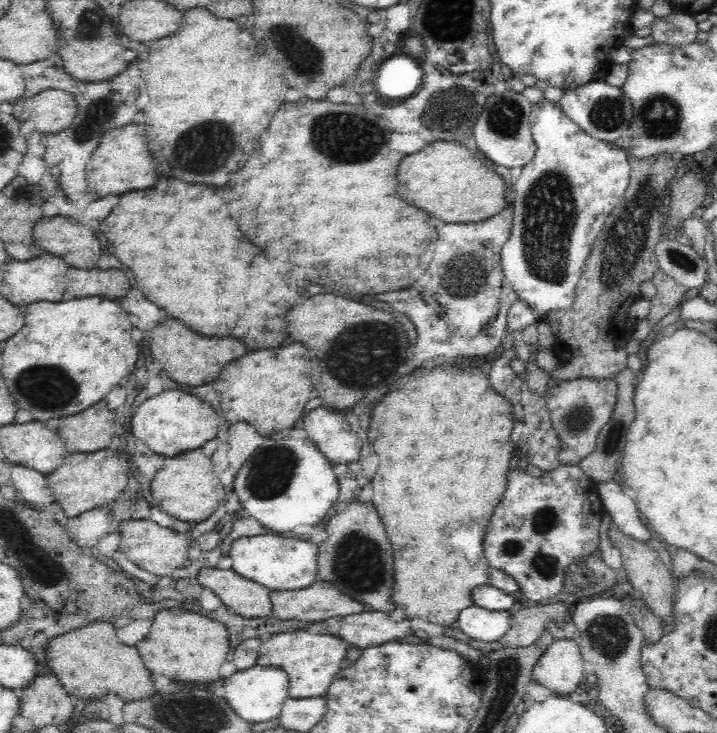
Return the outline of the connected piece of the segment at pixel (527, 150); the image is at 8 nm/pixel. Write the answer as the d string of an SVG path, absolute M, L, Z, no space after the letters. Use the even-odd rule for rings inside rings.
M504 90L500 94L492 93L484 100L483 109L479 114L473 130L478 148L486 158L494 162L494 166L522 168L536 152L536 143L531 133L529 116L532 104L523 93Z

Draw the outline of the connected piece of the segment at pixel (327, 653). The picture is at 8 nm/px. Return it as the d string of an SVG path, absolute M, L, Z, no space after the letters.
M306 630L293 633L278 633L262 644L258 650L256 664L263 667L281 668L289 678L288 696L290 699L309 700L318 696L325 696L334 676L341 669L340 664L350 647L334 635L310 634Z

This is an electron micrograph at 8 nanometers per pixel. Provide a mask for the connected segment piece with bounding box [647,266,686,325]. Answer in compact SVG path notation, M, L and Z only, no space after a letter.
M658 266L650 278L656 288L655 295L650 299L648 317L649 324L658 324L662 316L672 312L680 299L684 296L686 288L668 276Z

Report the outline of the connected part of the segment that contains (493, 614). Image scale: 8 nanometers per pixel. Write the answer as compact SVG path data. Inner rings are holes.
M474 604L462 609L456 621L459 629L470 638L492 643L501 641L510 628L508 611L492 611Z

